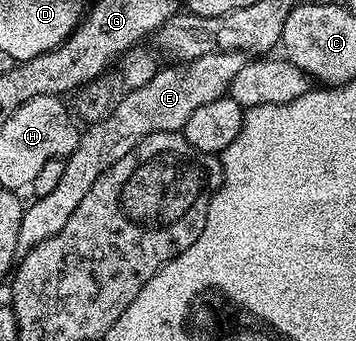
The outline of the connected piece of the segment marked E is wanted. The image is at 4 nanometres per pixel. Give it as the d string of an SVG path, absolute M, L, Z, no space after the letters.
M238 52L198 56L198 60L190 60L179 64L168 64L168 67L157 69L155 76L146 80L142 88L127 91L113 106L109 114L101 122L93 122L80 135L80 142L74 152L67 155L64 162L62 180L47 196L36 198L25 209L22 216L22 228L18 231L18 244L21 251L27 252L42 244L50 236L54 236L66 228L66 220L74 216L74 208L82 204L86 192L94 188L94 180L106 172L126 152L130 152L146 136L158 132L183 131L186 120L202 104L210 104L210 100L225 97L231 91L234 76L242 72L246 58Z

